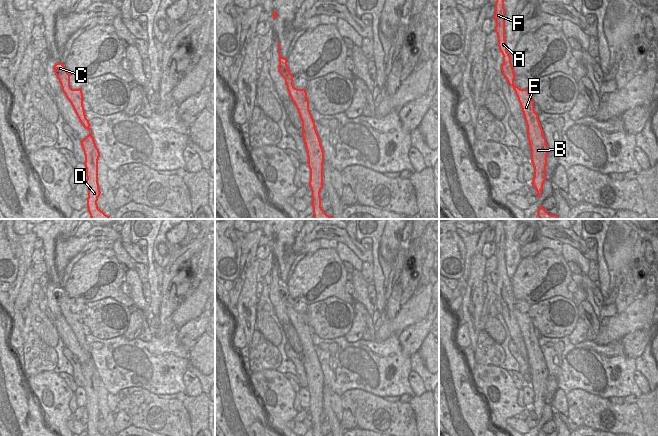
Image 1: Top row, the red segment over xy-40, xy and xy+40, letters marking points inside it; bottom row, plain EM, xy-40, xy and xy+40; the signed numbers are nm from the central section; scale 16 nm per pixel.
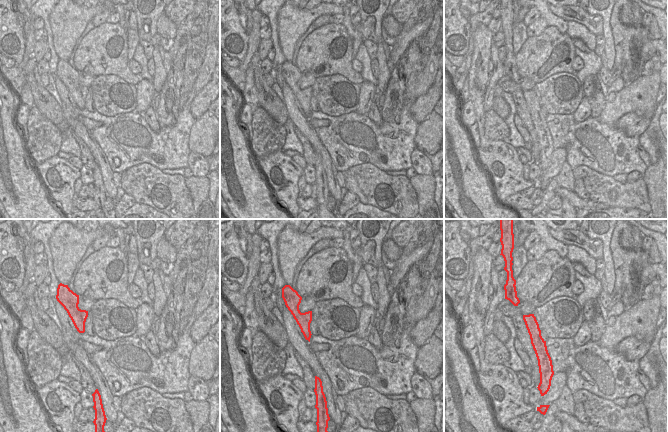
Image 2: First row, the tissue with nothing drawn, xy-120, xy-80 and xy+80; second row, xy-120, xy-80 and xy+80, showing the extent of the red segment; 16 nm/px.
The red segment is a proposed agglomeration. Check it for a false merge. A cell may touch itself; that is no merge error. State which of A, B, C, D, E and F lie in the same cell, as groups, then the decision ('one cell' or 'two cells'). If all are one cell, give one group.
A F / B C D E | two cells

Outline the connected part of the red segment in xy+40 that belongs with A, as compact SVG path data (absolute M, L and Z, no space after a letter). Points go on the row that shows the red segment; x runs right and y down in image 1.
M496 0L495 13L493 18L496 21L495 32L498 37L498 47L503 55L503 63L511 62L511 55L507 52L505 40L505 8L504 0Z

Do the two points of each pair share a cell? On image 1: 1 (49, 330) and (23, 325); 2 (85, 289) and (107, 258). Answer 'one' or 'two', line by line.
1: two
2: one

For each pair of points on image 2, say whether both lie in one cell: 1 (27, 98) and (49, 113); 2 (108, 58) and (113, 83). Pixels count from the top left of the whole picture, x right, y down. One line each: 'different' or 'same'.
1: different
2: different

